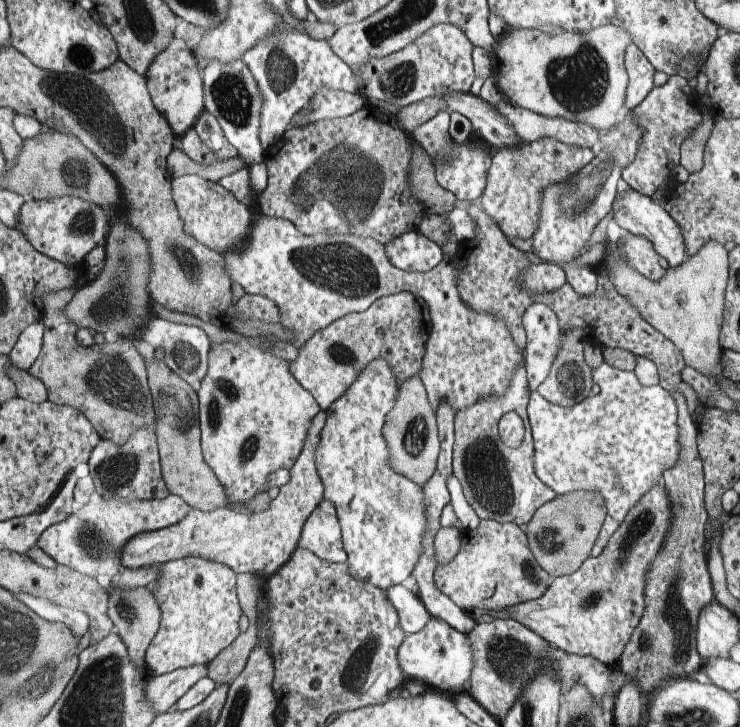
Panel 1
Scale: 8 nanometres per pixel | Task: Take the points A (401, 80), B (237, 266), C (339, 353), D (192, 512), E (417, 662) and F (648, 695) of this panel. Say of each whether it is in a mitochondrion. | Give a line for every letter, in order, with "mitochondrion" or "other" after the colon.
A: mitochondrion
B: other
C: mitochondrion
D: other
E: other
F: other

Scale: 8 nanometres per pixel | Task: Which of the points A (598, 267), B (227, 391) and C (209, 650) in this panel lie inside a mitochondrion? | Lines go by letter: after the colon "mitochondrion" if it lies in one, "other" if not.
A: other
B: mitochondrion
C: other

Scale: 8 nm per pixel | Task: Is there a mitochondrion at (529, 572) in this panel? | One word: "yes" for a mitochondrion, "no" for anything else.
yes

